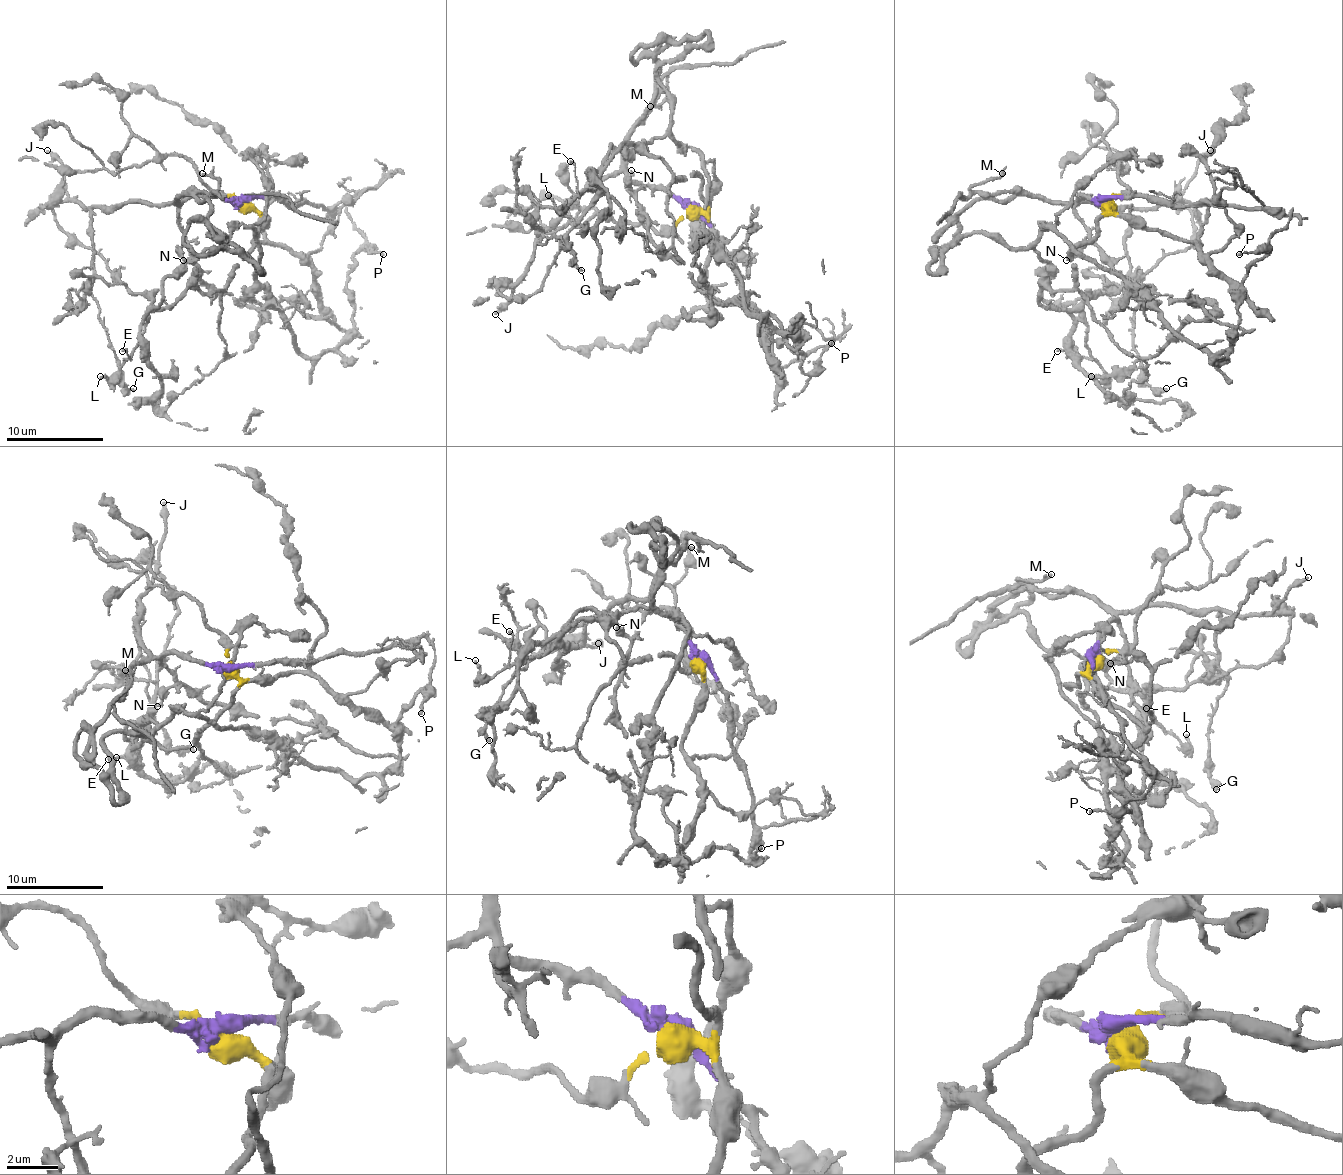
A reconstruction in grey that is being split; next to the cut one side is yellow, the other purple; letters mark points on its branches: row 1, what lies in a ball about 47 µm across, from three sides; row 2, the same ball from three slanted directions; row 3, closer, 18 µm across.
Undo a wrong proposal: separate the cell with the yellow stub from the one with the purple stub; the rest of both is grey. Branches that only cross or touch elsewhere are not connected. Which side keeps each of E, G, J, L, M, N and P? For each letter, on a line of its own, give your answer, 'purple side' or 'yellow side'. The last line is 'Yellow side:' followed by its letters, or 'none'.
E: yellow side
G: purple side
J: purple side
L: yellow side
M: purple side
N: purple side
P: purple side
Yellow side: E, L

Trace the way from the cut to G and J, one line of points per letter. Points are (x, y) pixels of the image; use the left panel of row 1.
G: (245, 201), (187, 196), (92, 210), (92, 298), (119, 376), (133, 388)
J: (245, 201), (187, 196), (175, 203), (87, 208), (75, 203), (65, 191), (63, 167), (46, 150)

